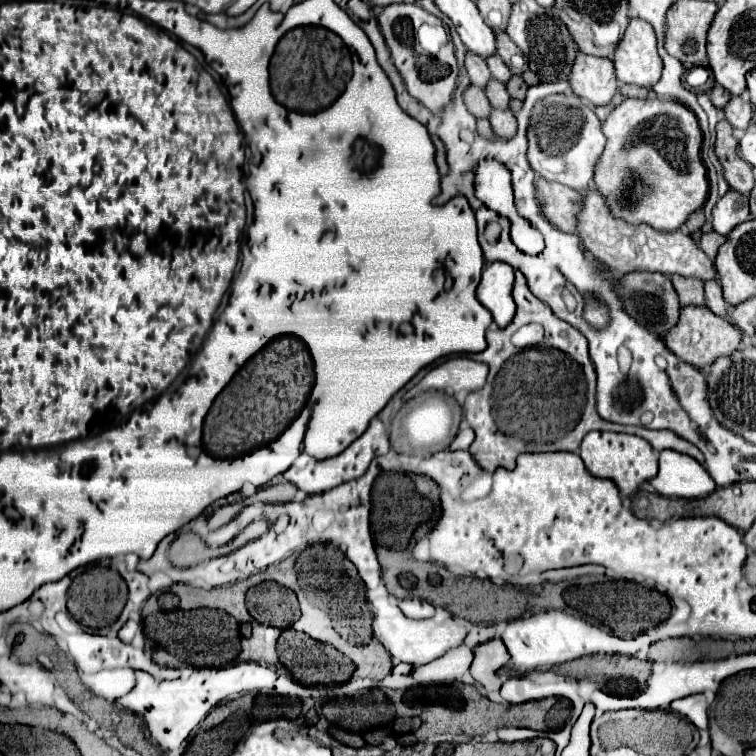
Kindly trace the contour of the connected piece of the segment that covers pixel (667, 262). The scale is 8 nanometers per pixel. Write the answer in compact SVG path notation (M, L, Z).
M590 192L584 202L584 210L578 216L578 234L586 246L594 254L596 260L600 260L608 270L614 274L630 274L630 272L660 272L664 276L684 276L684 278L700 278L700 280L714 280L716 278L716 266L714 260L706 258L698 244L692 240L690 234L678 230L674 234L658 232L650 226L630 226L610 214L606 210L606 204L602 202L602 196L596 192Z

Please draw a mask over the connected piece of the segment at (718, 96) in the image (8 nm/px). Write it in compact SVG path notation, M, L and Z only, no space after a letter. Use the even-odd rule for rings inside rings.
M714 86L712 88L712 92L710 92L710 100L712 100L712 104L716 106L716 108L722 108L722 106L726 106L728 104L728 100L730 100L730 94L722 88L722 86Z

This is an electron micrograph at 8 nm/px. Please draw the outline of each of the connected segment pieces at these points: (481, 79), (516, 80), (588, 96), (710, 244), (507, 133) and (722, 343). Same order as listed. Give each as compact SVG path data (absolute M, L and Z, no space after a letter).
M468 52L466 54L466 70L470 74L470 80L474 86L480 86L480 88L486 88L486 82L492 78L490 70L486 68L486 60Z
M512 76L512 78L508 80L506 88L508 88L508 94L510 94L512 98L518 98L518 100L524 100L524 98L526 98L528 86L526 86L526 82L524 82L520 76Z
M578 54L570 72L570 82L574 94L590 106L608 106L618 92L614 62L608 58Z
M708 232L708 234L702 234L702 240L700 240L700 248L710 256L710 258L716 258L718 254L718 248L726 242L726 236L718 234L718 232Z
M492 110L490 124L492 124L496 136L500 136L504 140L510 140L518 130L516 118L514 118L514 114L510 110Z
M684 306L680 310L678 326L670 334L666 334L666 346L684 362L702 368L712 366L720 356L732 356L742 342L742 332L736 330L734 324L726 322L724 318L710 312L706 306Z

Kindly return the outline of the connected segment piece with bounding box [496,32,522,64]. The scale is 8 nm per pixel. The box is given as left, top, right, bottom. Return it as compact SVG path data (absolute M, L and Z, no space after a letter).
M496 32L496 44L498 44L498 56L508 64L510 62L510 58L512 56L516 56L516 54L522 54L520 50L518 50L518 46L508 38L508 34L498 34Z

